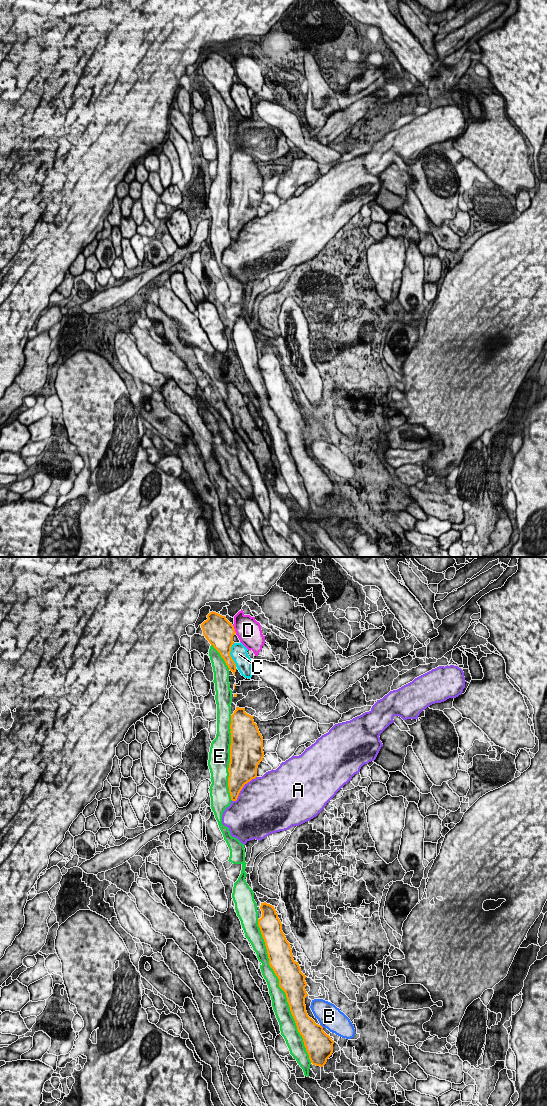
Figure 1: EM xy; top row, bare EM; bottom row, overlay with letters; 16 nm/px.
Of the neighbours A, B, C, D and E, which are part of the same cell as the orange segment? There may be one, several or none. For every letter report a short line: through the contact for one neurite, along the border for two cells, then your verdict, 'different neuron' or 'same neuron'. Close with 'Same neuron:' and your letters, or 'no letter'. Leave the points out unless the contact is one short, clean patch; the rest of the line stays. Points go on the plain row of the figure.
A: different neuron
B: line xy (320, 464), (323, 467); different neuron
C: different neuron
D: different neuron
E: same neuron
Same neuron: E

